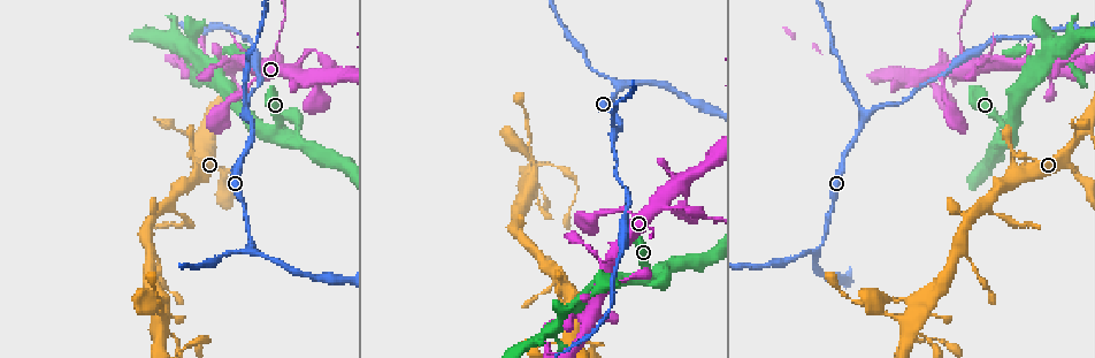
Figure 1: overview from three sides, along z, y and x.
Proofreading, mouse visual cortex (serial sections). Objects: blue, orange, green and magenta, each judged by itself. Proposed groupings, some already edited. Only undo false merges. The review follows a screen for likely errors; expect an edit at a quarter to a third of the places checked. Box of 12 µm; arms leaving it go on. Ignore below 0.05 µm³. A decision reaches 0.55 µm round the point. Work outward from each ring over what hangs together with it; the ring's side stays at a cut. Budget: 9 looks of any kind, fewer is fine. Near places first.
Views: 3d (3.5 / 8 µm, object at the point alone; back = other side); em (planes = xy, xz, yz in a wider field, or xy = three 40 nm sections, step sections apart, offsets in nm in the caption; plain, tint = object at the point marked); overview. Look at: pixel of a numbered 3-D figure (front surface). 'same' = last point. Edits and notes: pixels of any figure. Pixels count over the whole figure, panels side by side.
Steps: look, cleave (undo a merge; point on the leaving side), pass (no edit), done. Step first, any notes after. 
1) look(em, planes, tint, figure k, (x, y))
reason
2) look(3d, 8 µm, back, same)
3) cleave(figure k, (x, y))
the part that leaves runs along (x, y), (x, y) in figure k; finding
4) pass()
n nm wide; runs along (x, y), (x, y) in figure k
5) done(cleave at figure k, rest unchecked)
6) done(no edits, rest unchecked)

look(3d, 3.5 µm, back, figure 1, (243, 113))
three-way junction

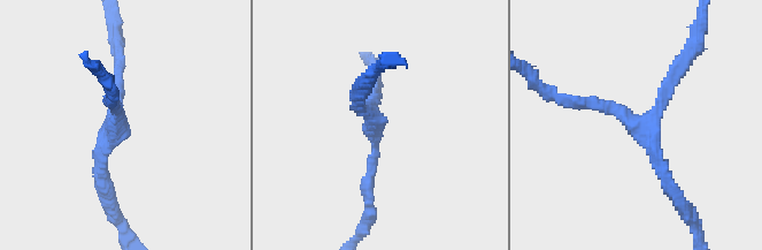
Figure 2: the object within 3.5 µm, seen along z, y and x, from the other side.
look(em, xy, step 1, tint, figure 2, (116, 130))
3 arms; arms of 150, 200, 200 nm

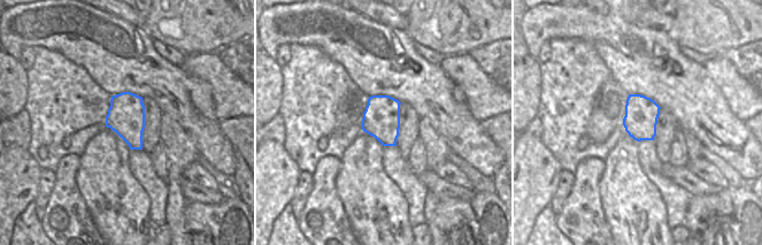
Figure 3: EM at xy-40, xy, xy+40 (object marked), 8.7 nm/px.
pass()
320 nm wide; runs along (672, 192), (638, 126), (578, 100) in figure 2; continuous, no second cell

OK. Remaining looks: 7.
look(3d, 3.5 µm, figure 1, (552, 342))
calibre changes

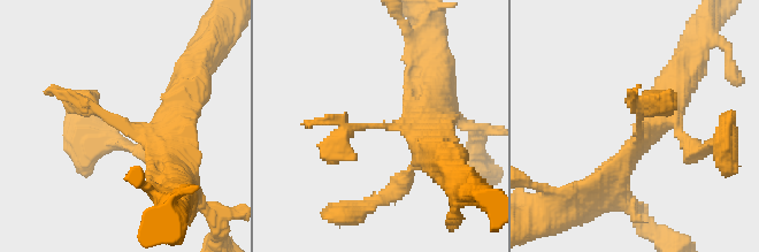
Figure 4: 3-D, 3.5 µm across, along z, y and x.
look(em, xy, step 2, tint, figure 4, (113, 121))

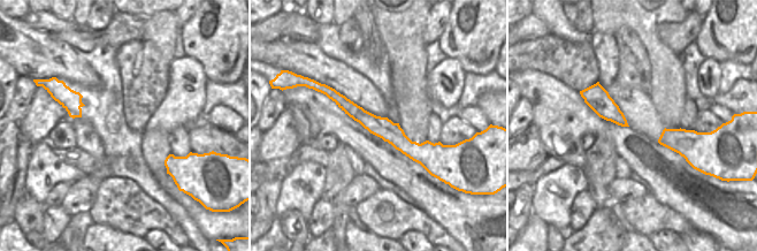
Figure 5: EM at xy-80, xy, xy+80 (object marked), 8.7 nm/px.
pass()
runs along (170, 165), (146, 134), (68, 91) in figure 4; all the same cell

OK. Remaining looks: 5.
look(3d, 3.5 µm, figure 1, (173, 202))
side arm on a straight run

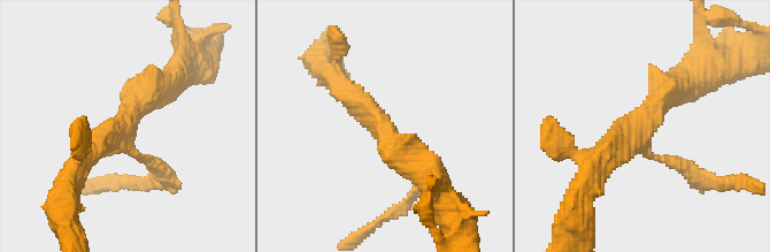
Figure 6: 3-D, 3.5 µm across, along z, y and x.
look(em, xy, step 5, plain, figure 6, (638, 129))
3 arms; arms of 150, 350, 400 nm

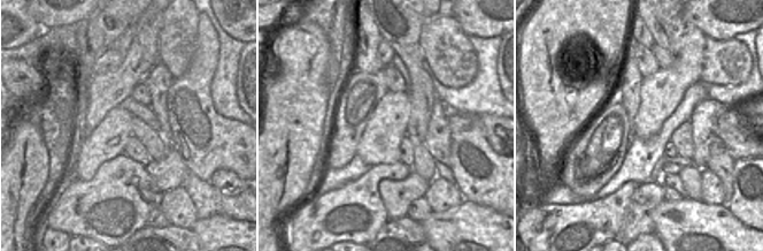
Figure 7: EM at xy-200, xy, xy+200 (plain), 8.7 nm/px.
look(em, xy, step 5, tint, same)
with the object marked

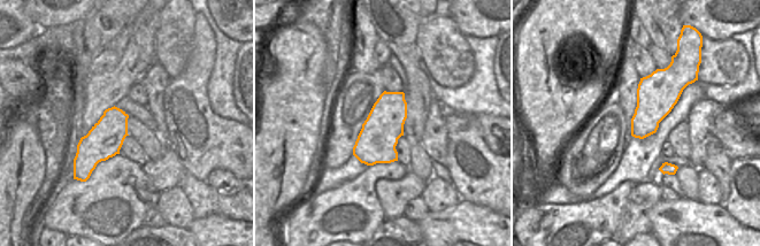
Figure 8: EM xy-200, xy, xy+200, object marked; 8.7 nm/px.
cleave(figure 6, (688, 169))
the part that leaves runs along (655, 157), (700, 181), (732, 181) in figure 6; a second cell is stuck on

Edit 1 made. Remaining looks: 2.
look(3d, 3.5 µm, figure 1, (251, 250))
arms part here

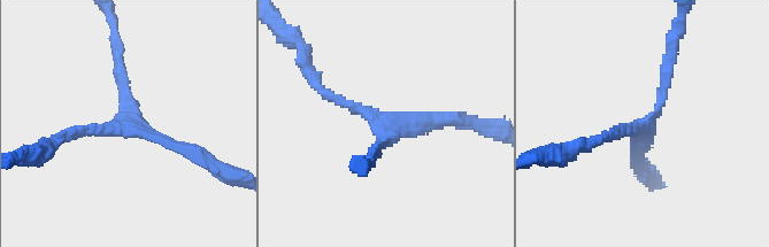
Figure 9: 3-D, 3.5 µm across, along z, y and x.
look(em, xy, step 5, tint, figure 9, (653, 121))
3 arms; arms of 150, 200, 200 nm

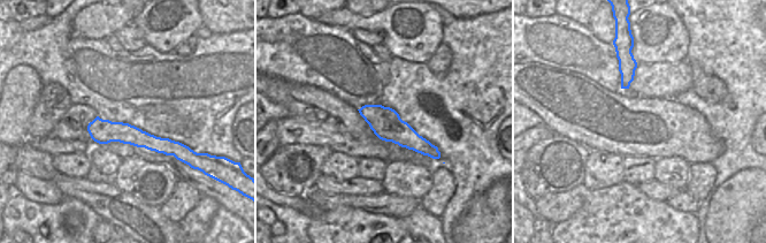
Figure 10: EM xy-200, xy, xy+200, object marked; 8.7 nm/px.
pass()
260 nm wide; runs along (115, 48), (130, 120), (197, 154) in figure 9; all the same cell

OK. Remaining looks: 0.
done(cleave at figure 6, rest unchecked)

